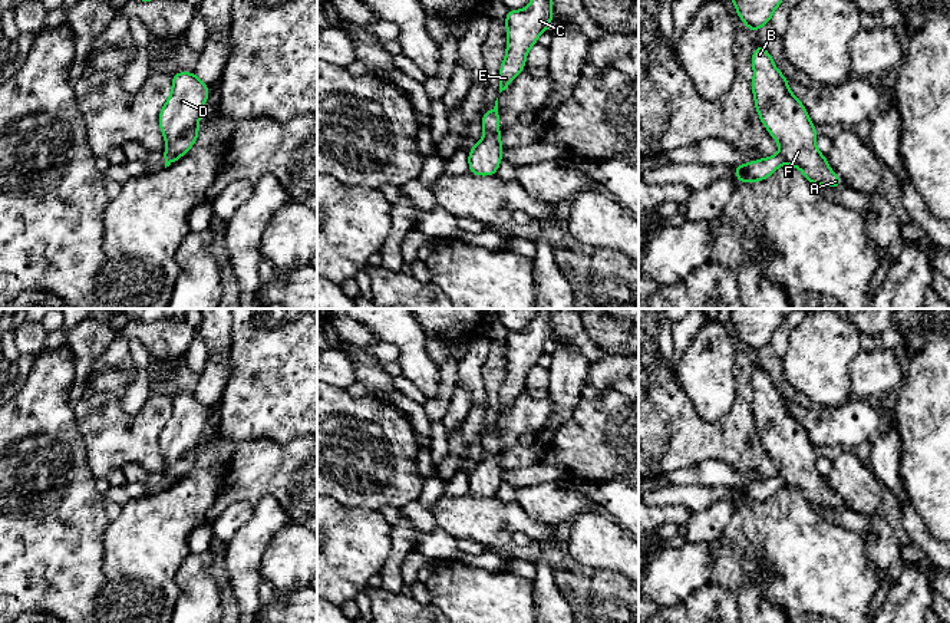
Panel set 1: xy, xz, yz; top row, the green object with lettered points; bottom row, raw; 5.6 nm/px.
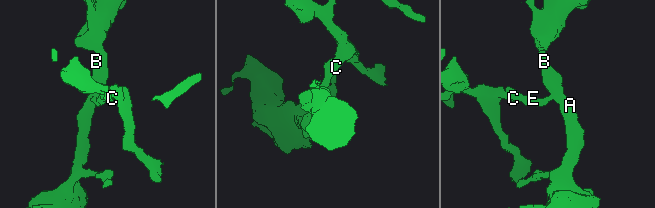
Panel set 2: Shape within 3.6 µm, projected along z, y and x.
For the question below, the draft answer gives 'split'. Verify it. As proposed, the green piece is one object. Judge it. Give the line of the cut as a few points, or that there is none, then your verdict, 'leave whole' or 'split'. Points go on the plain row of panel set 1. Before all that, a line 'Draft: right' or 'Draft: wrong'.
Draft: right
cut in xz along (497, 452), (487, 455); split

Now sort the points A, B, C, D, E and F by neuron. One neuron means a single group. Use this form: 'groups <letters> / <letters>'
groups A B D F / C E

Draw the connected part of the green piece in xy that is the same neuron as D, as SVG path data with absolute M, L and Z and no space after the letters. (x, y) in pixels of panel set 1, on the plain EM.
M178 393L172 398L171 416L159 434L159 451L166 464L162 479L177 482L197 464L208 416L210 408L195 395Z

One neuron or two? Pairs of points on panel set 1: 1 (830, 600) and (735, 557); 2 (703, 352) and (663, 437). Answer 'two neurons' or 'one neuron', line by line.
1: one neuron
2: two neurons

